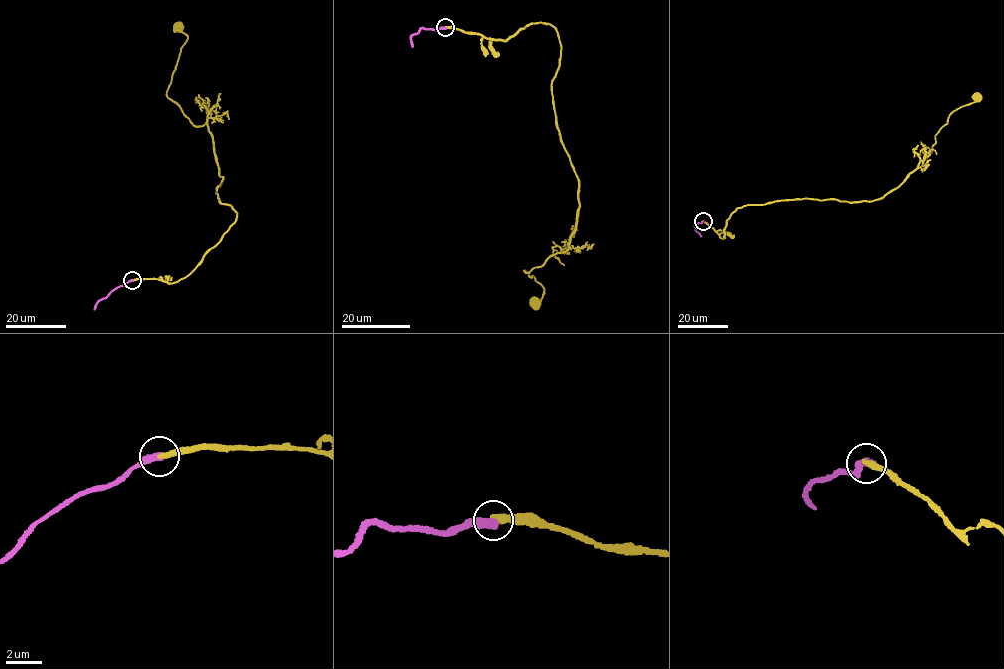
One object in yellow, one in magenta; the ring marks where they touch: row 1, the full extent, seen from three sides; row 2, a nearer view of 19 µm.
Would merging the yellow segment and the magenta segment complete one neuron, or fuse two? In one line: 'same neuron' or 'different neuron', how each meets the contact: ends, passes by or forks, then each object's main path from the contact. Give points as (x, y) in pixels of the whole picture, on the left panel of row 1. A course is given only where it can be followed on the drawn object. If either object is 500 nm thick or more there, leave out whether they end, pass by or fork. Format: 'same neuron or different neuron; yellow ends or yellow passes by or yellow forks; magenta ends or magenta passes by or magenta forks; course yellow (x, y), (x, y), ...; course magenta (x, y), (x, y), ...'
same neuron; yellow ends; magenta ends; course yellow (132, 280), (184, 278), (236, 217), (217, 198), (206, 123), (167, 95), (188, 36), (176, 22); course magenta (132, 280), (114, 288), (94, 309)

